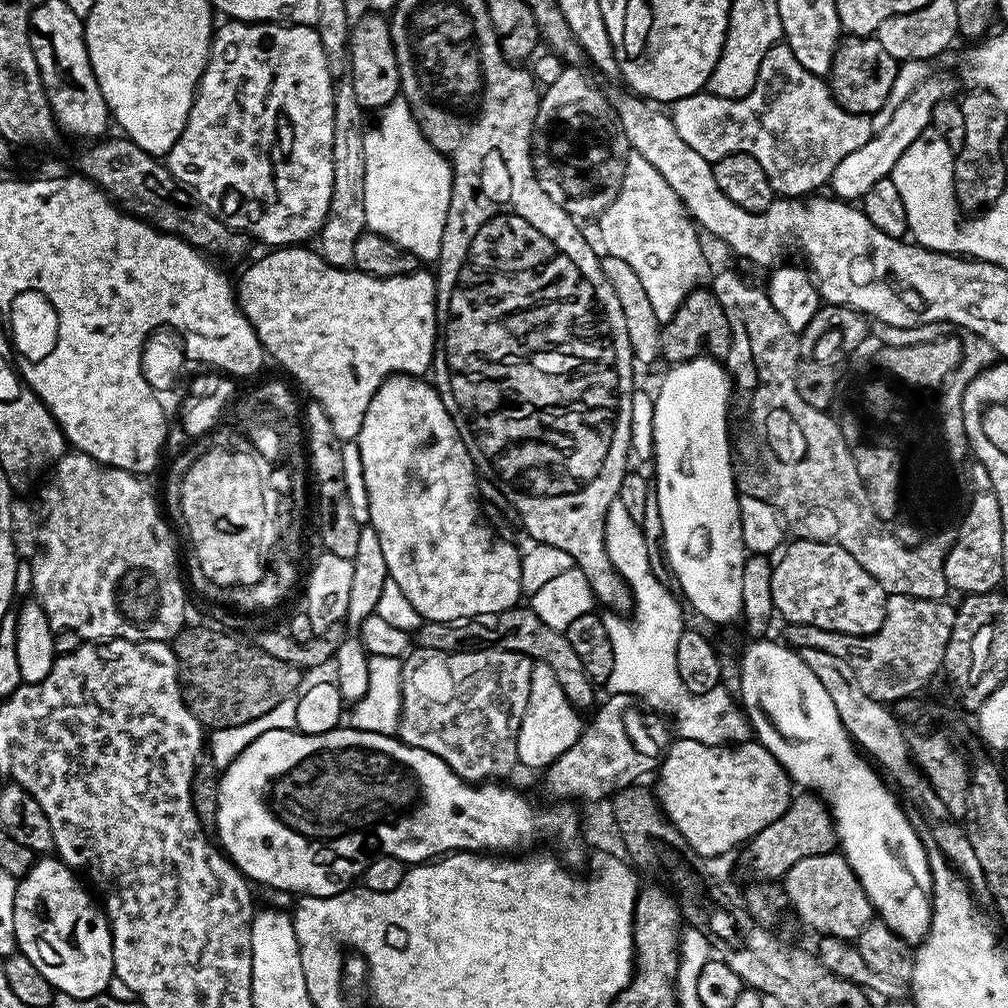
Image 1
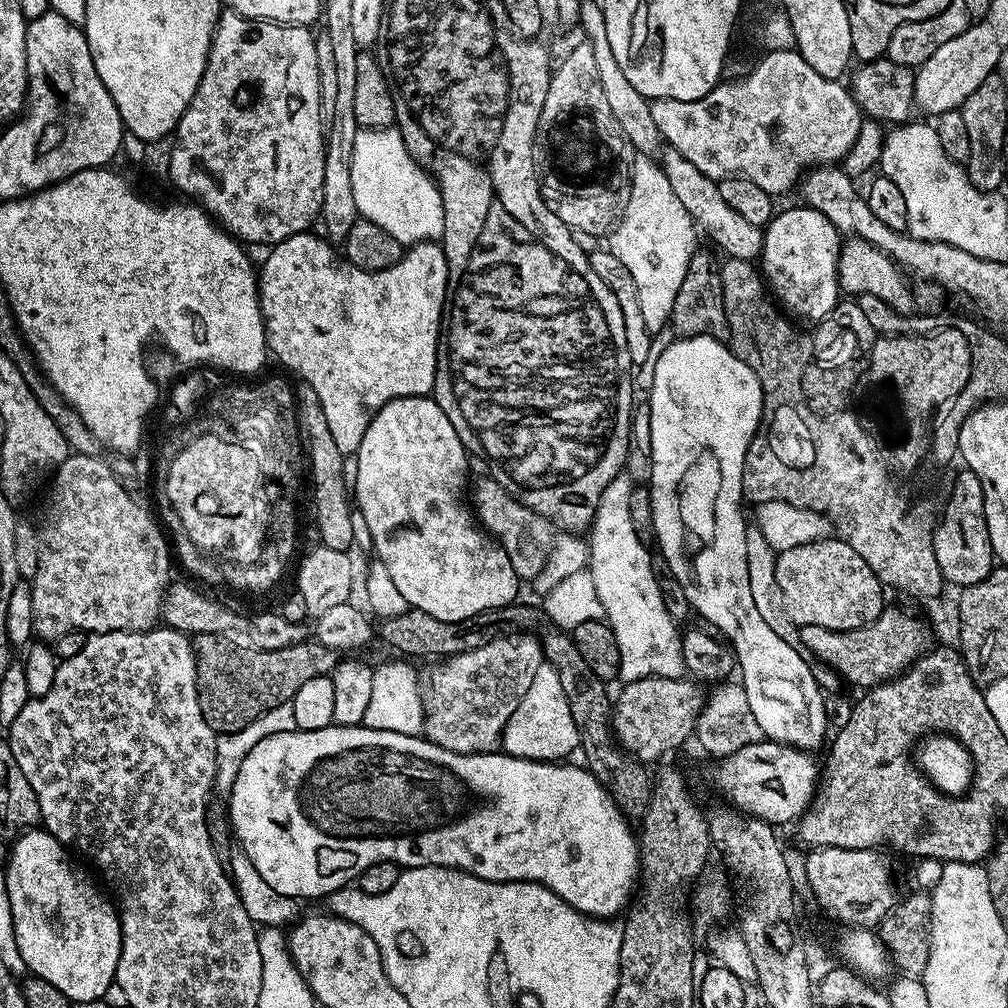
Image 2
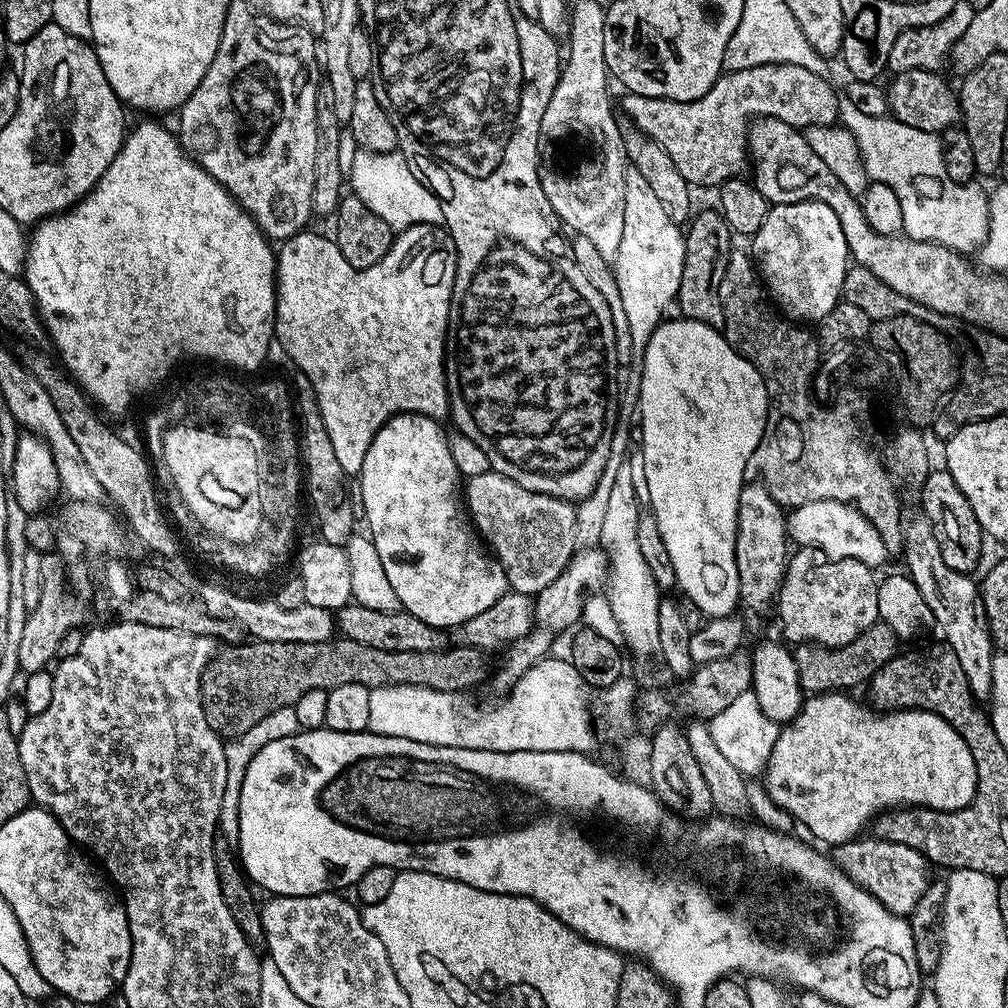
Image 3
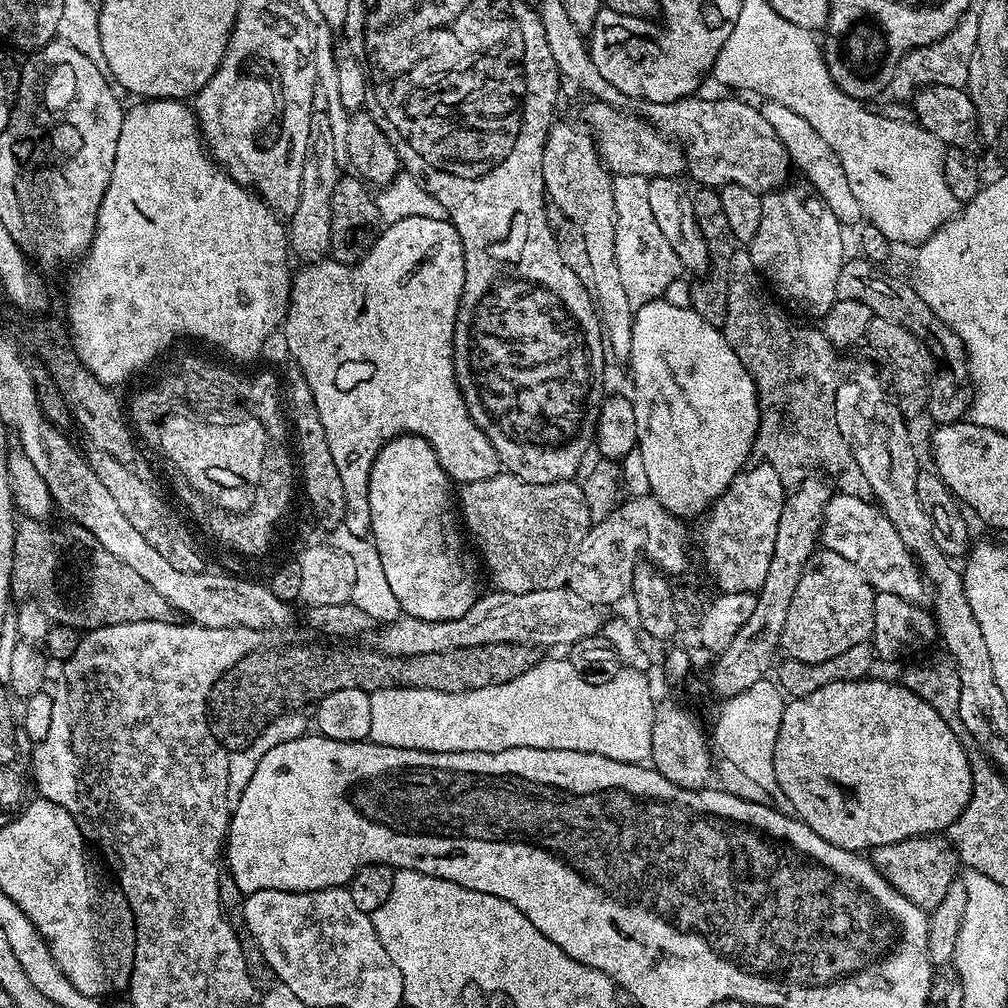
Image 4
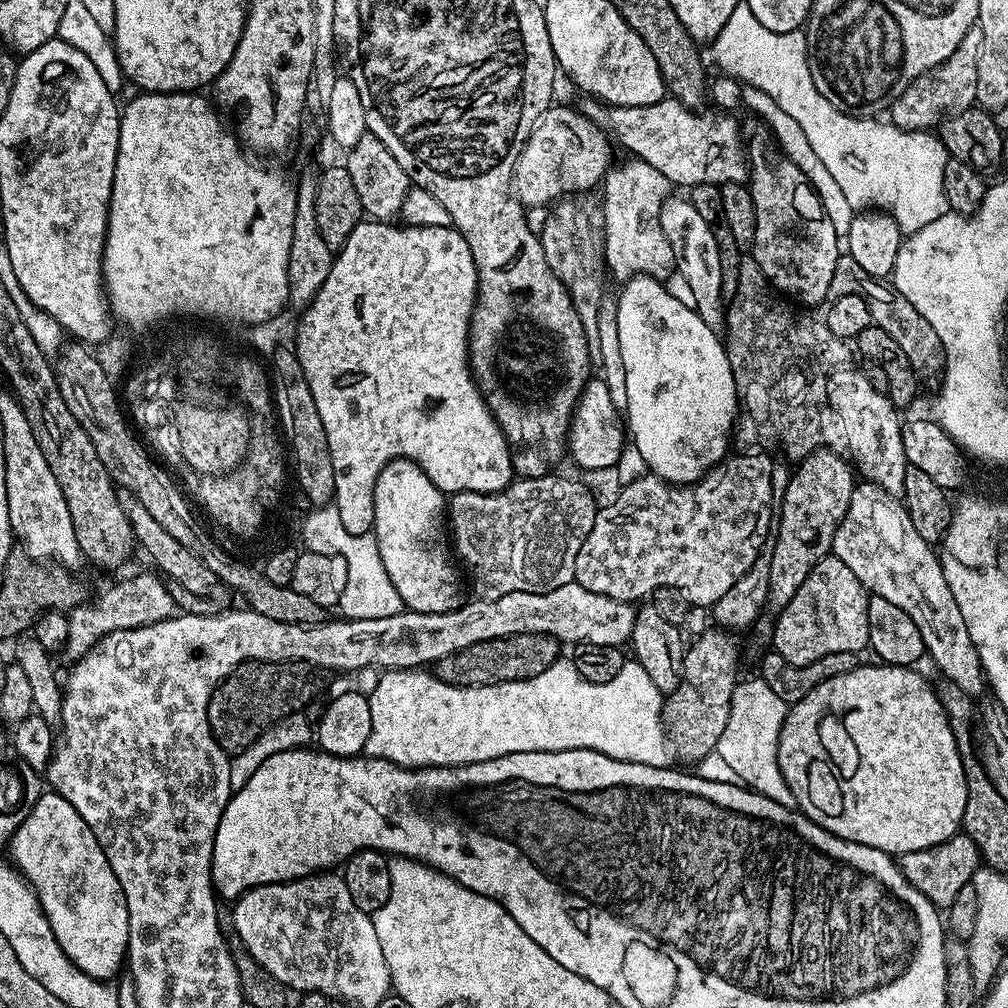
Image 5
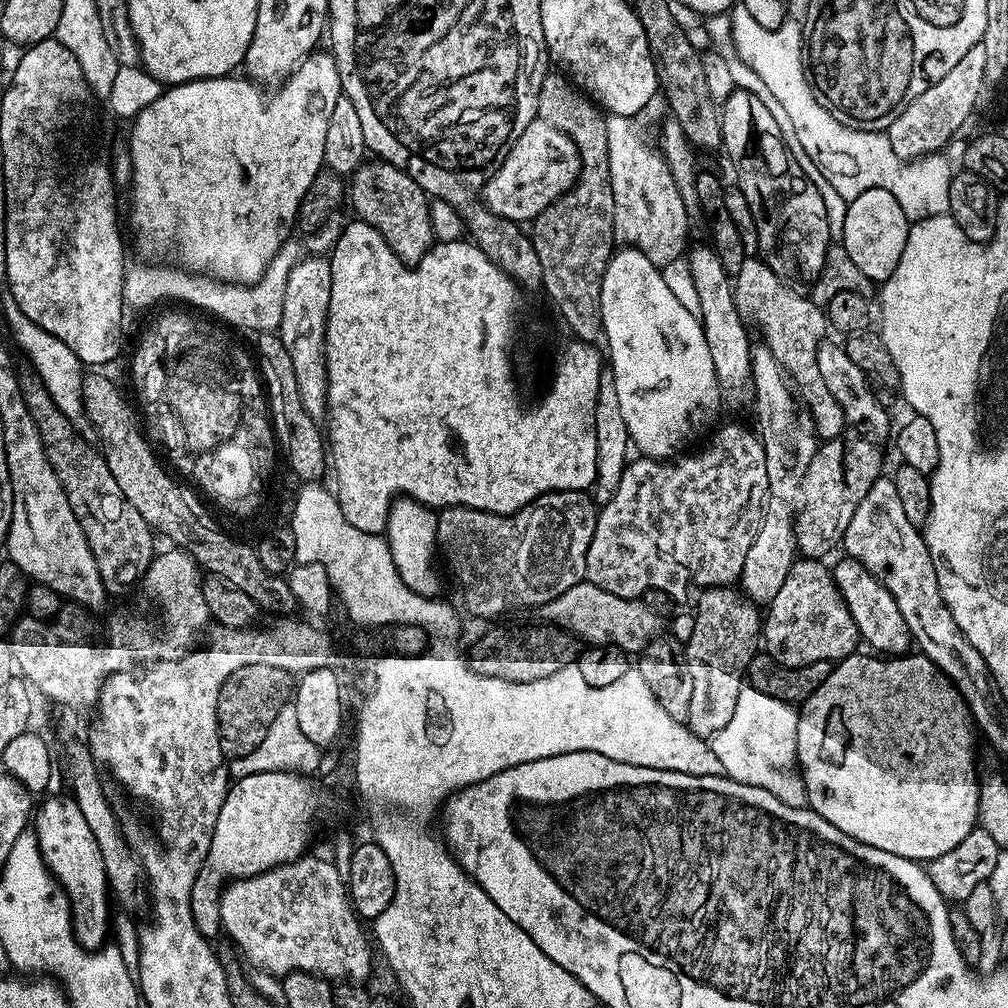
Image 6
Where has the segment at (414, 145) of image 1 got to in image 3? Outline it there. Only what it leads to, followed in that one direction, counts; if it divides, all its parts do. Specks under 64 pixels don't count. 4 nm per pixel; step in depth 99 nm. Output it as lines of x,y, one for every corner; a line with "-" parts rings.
360,150
350,160
350,188
366,204
389,224
394,230
403,230
415,224
443,225
444,215
440,200
429,190
428,185
412,167
399,150
394,152
369,152

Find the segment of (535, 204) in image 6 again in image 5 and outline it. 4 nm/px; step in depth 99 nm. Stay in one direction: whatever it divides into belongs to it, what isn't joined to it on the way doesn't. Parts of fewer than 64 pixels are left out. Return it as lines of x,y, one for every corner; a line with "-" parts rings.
549,106
545,110
516,159
511,187
515,199
525,206
551,205
563,197
560,196
563,192
584,192
595,184
597,187
613,163
612,148
604,137
603,127
600,129
598,125
591,124
582,113
572,108
556,107

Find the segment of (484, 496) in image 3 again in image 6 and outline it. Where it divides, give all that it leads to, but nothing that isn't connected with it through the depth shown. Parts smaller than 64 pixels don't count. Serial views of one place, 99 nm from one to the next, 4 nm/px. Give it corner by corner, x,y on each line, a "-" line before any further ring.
587,491
582,492
547,492
545,496
540,496
531,504
520,509
519,512
511,516
499,516
493,512
483,512
477,508
442,508
439,509
436,517
436,542
439,551
448,559
448,568
452,571
452,576
456,579
456,584
460,587
460,596
464,599
464,604
468,607
468,612
472,616
500,616
503,612
508,612
511,608
532,608
535,609
541,604
549,604
560,594
566,594
570,586
581,583
586,576
586,550
590,550
590,538
594,538
596,529
596,517
598,515
598,505

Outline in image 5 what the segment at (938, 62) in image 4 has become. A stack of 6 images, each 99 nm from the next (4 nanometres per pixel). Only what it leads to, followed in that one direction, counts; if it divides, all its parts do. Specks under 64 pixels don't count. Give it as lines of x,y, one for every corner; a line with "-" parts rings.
980,27
971,28
958,42
958,50
946,58
930,71
923,72
906,90
897,98
890,109
891,123
904,128
907,132
922,132
932,130
940,121
947,120
953,112
964,112
976,104
976,91
978,90
978,54
982,50
982,30

